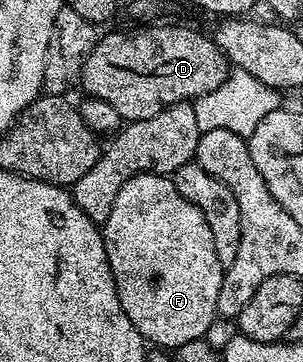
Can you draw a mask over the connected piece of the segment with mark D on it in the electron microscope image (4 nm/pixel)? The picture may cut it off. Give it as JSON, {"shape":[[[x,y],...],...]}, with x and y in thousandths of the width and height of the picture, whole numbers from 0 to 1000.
{"shape":[[[502,64],[492,80],[462,80],[452,91],[356,91],[320,110],[314,130],[297,141],[297,152],[284,163],[284,174],[264,199],[261,232],[277,235],[277,257],[297,268],[320,268],[323,273],[350,273],[350,285],[363,285],[389,307],[389,318],[413,337],[452,334],[455,329],[495,329],[495,318],[521,318],[521,307],[535,307],[548,296],[561,296],[591,279],[634,279],[650,268],[680,262],[693,251],[706,251],[706,240],[733,240],[733,229],[752,215],[759,199],[759,171],[743,157],[733,138],[726,138],[713,116],[700,110],[696,99],[657,91],[647,80],[617,80],[607,69],[515,69],[528,64]]]}

